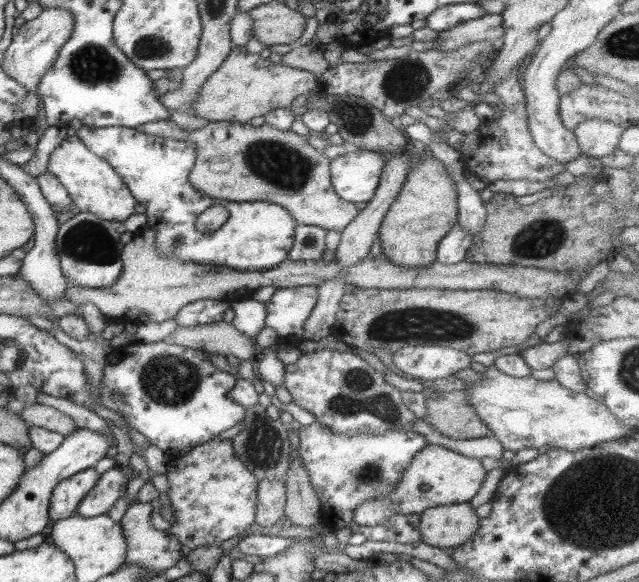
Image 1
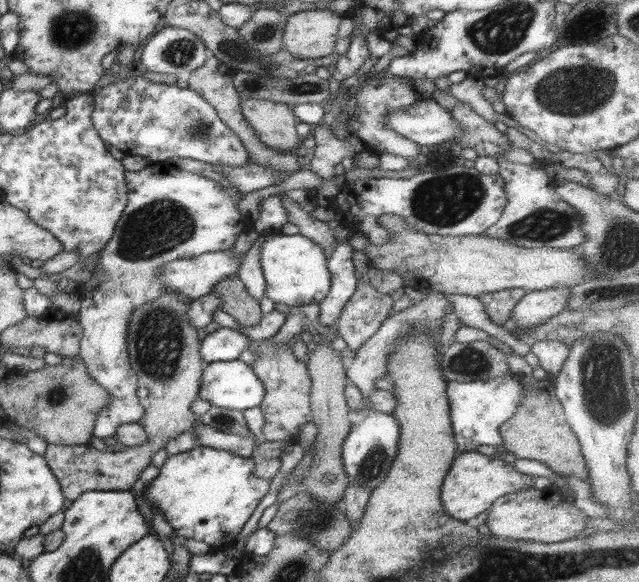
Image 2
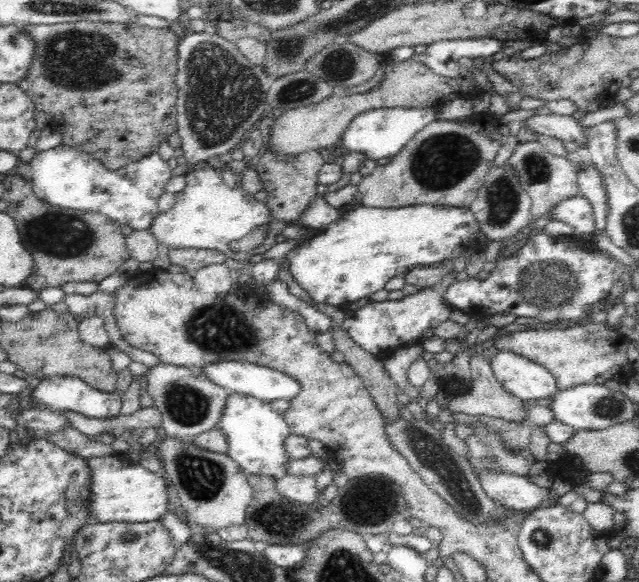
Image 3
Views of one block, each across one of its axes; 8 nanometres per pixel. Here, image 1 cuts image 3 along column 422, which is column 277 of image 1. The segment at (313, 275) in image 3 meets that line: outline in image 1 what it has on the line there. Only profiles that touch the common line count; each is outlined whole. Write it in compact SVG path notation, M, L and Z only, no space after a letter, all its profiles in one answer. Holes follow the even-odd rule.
M82 125L76 136L96 156L104 158L122 177L125 187L142 206L146 206L146 227L156 231L155 247L161 256L179 258L182 262L198 261L210 266L226 266L240 272L265 271L277 267L288 259L296 230L296 219L276 203L266 201L232 202L230 199L216 199L200 194L189 182L191 170L195 168L196 148L190 140L174 140L138 132L135 128L98 128ZM212 205L226 207L230 214L228 222L218 230L200 232L196 228L197 218Z

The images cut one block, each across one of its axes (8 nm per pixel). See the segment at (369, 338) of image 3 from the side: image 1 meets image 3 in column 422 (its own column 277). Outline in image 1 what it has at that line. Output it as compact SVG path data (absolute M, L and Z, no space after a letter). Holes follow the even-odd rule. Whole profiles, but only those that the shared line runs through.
M316 285L276 289L270 300L265 302L265 326L274 328L282 342L297 346L304 341L303 326L317 298Z

